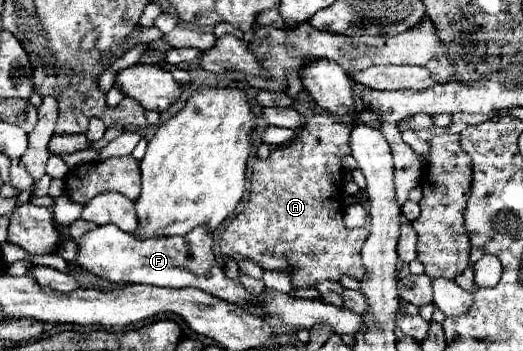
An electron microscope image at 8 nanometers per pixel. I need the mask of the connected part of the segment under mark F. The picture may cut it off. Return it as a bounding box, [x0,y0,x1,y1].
[75,226,253,308]

